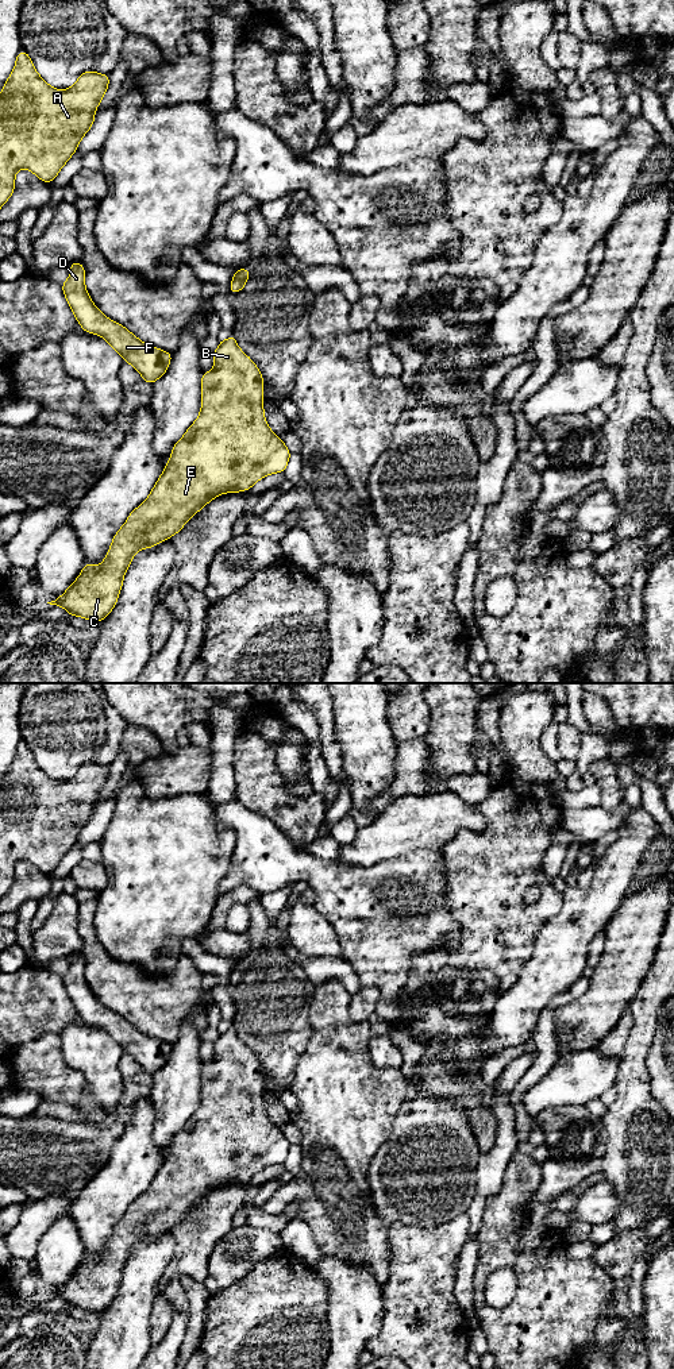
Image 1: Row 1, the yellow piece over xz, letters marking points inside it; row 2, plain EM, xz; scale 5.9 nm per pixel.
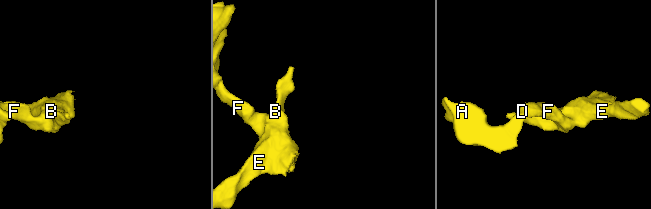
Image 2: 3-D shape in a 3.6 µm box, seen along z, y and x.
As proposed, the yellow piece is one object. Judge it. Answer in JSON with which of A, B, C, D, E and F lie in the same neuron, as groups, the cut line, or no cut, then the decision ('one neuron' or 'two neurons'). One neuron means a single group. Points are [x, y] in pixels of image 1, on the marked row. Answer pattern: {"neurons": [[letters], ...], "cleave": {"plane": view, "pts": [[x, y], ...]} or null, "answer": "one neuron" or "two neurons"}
{"neurons": [["A", "B", "C", "D", "E", "F"]], "cleave": null, "answer": "one neuron"}

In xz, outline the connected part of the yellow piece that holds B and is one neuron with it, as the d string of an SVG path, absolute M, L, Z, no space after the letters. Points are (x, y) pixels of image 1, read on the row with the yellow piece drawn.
M234 335L219 343L213 359L213 369L201 377L200 414L174 444L150 495L116 532L100 566L86 563L72 586L47 603L66 609L70 616L103 621L116 605L124 574L139 549L178 533L192 516L220 494L249 490L263 477L285 471L292 454L265 420L261 371L238 347Z

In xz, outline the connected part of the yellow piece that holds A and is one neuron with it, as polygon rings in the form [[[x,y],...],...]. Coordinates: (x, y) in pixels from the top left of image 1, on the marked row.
[[[20,50],[0,92],[0,208],[15,190],[18,170],[27,169],[49,184],[57,177],[92,127],[108,84],[109,76],[90,70],[82,73],[69,89],[55,89],[36,73],[28,54]]]

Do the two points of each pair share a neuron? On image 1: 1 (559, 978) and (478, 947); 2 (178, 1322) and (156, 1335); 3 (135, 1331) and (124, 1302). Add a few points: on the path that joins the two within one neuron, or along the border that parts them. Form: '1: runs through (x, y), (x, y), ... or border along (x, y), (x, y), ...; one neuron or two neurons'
1: border along (535, 933), (532, 953), (505, 990); two neurons
2: border along (173, 1307), (166, 1334), (153, 1345); two neurons
3: runs through (128, 1325), (128, 1308); one neuron

